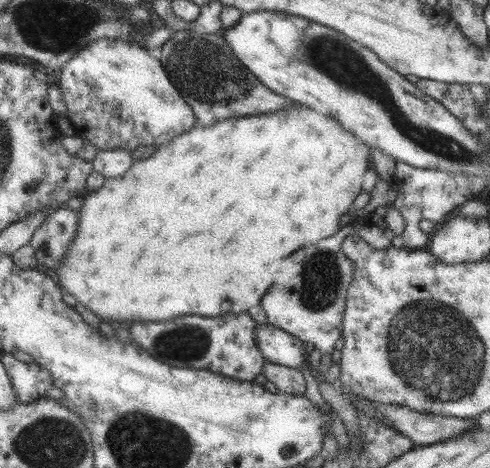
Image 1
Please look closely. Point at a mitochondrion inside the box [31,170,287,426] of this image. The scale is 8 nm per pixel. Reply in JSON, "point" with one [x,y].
{"point":[187,341]}

